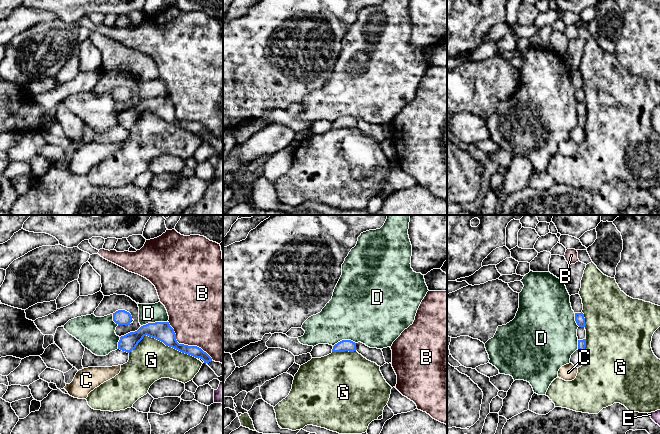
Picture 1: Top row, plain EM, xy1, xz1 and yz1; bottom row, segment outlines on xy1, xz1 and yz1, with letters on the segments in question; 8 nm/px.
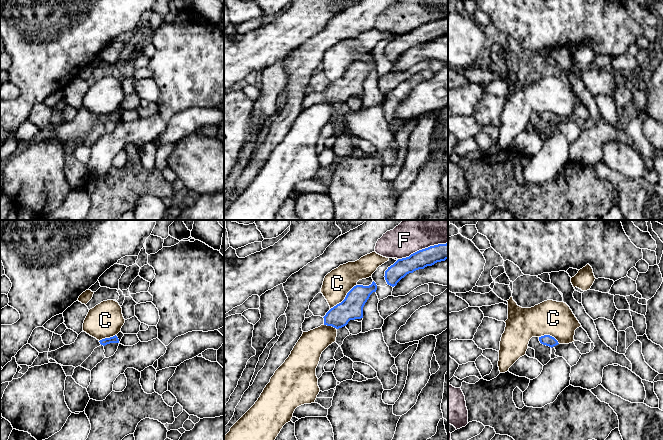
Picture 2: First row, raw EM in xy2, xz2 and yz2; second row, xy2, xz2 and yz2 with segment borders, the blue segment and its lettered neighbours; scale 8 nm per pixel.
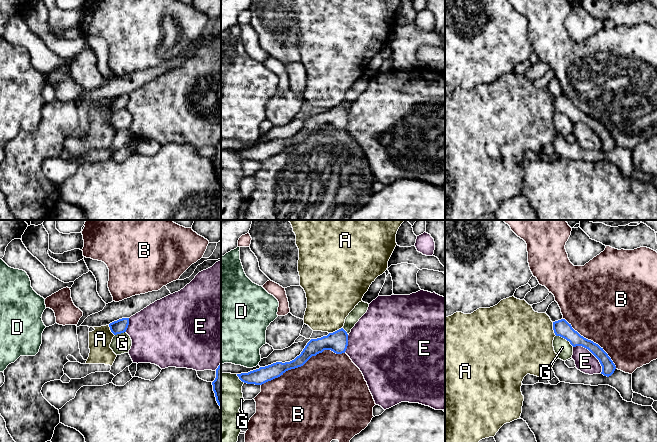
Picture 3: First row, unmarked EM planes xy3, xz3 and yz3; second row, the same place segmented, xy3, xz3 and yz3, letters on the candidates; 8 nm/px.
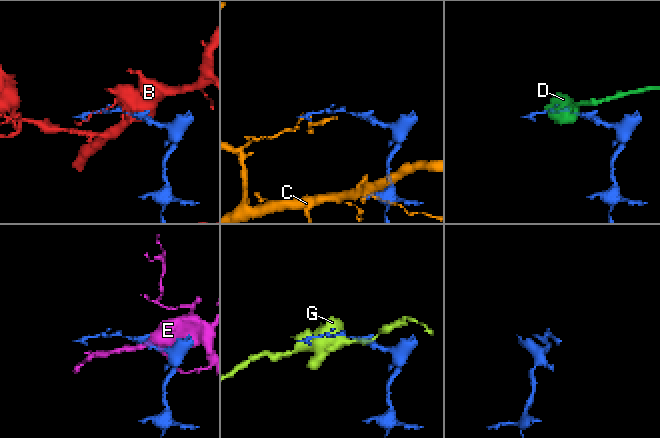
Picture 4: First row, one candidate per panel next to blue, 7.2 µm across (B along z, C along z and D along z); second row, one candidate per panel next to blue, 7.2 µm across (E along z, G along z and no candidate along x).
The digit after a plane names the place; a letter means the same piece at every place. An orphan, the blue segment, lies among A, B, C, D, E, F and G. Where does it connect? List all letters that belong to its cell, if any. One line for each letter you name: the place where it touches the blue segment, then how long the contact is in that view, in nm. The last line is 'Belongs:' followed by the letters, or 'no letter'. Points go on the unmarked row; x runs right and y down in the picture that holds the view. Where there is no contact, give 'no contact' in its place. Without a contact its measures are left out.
Belongs: no letter

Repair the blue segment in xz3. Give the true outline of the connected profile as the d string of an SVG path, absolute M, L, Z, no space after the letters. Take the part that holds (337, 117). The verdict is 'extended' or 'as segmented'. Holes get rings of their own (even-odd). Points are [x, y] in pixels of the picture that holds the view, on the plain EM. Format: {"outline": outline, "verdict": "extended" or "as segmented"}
{"outline": "M341 104L333 109L329 109L327 112L311 115L301 130L290 138L276 138L248 149L237 150L237 152L244 159L262 161L280 153L288 146L303 142L312 132L316 132L324 126L331 126L336 130L342 130L345 129L347 122L348 110Z", "verdict": "as segmented"}

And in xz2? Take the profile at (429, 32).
{"outline": "M448 19L430 22L411 30L409 33L398 35L388 43L384 53L387 60L394 63L407 50L446 35L448 35Z", "verdict": "as segmented"}

